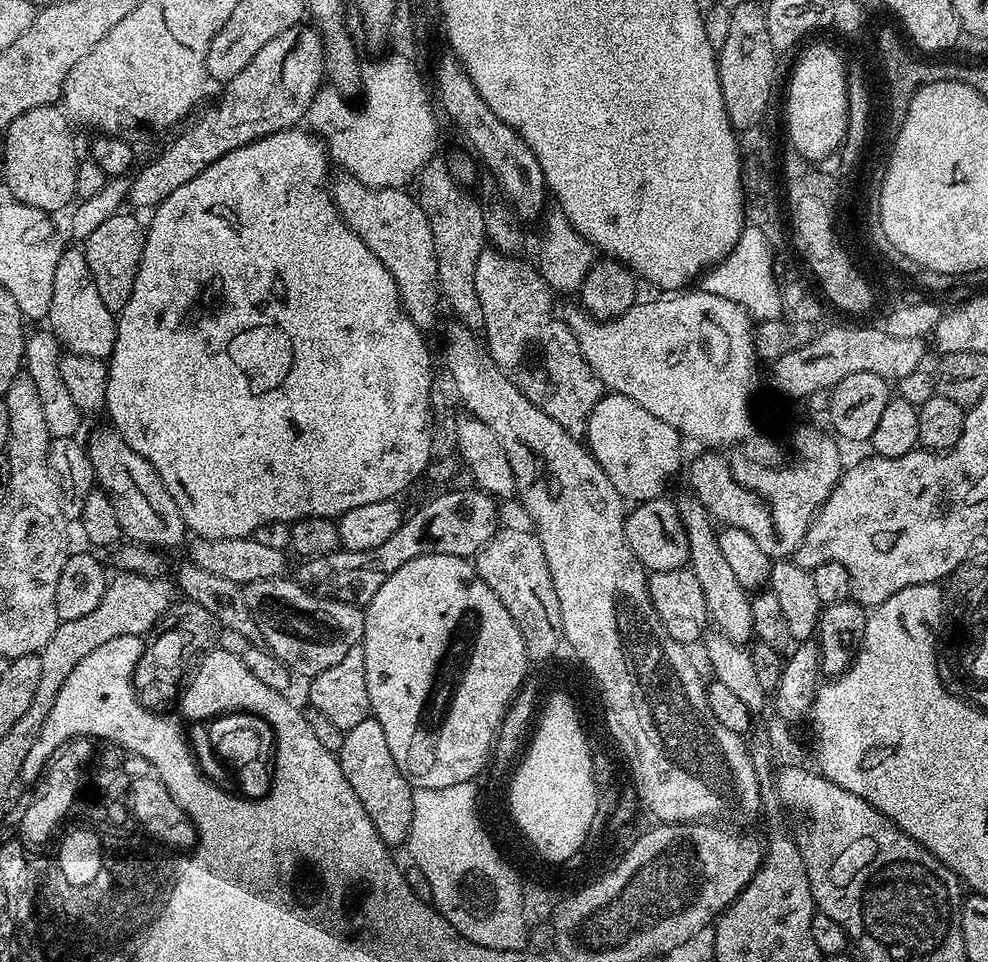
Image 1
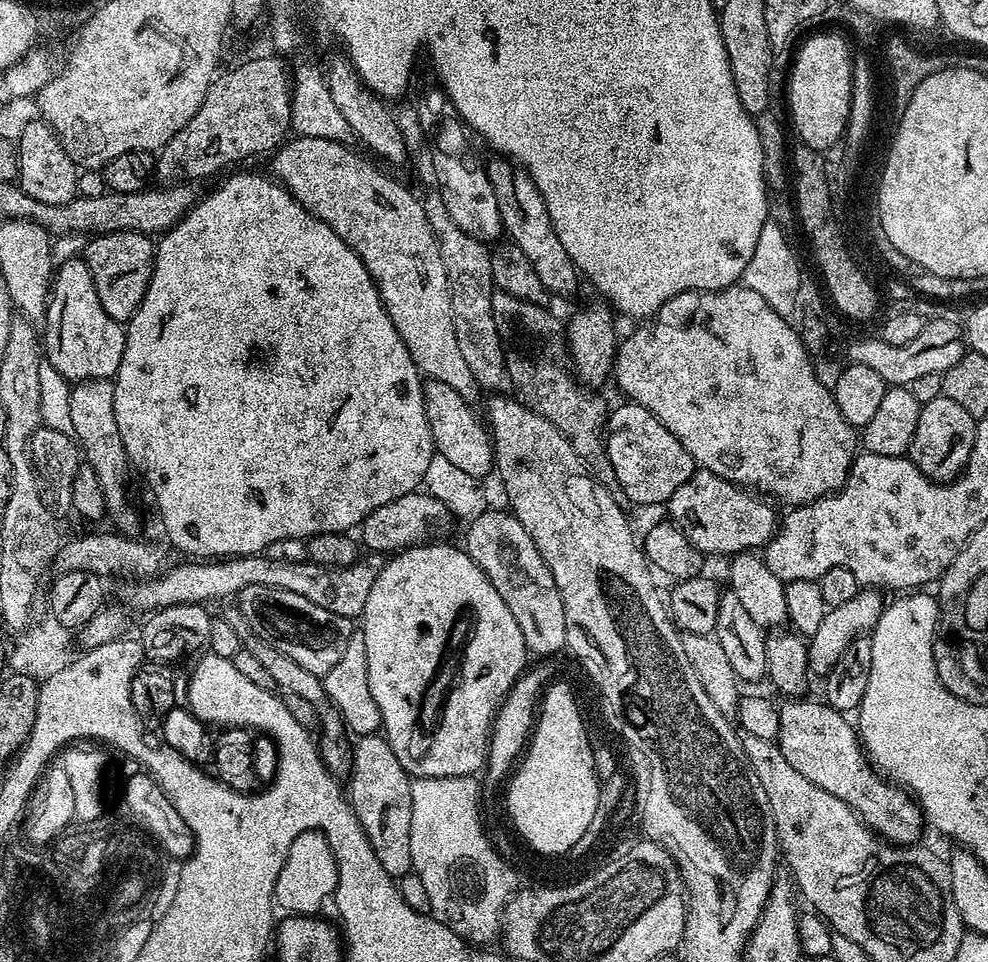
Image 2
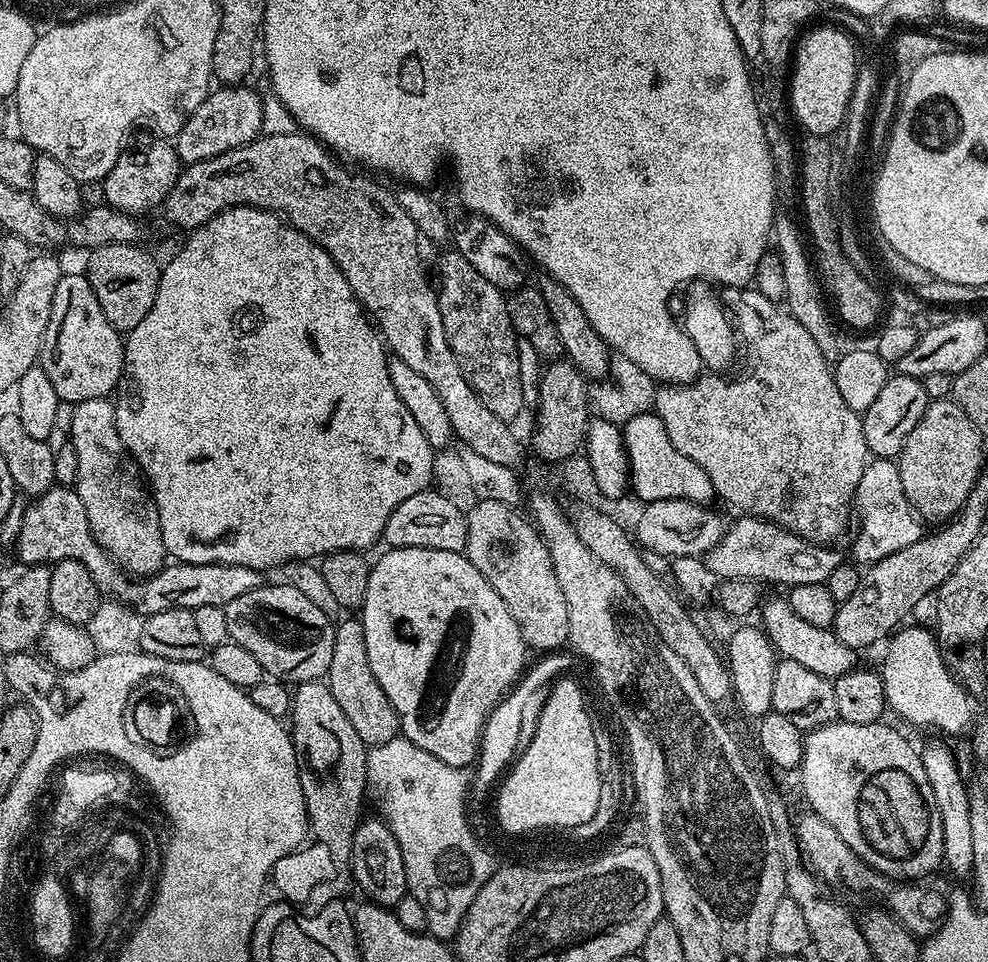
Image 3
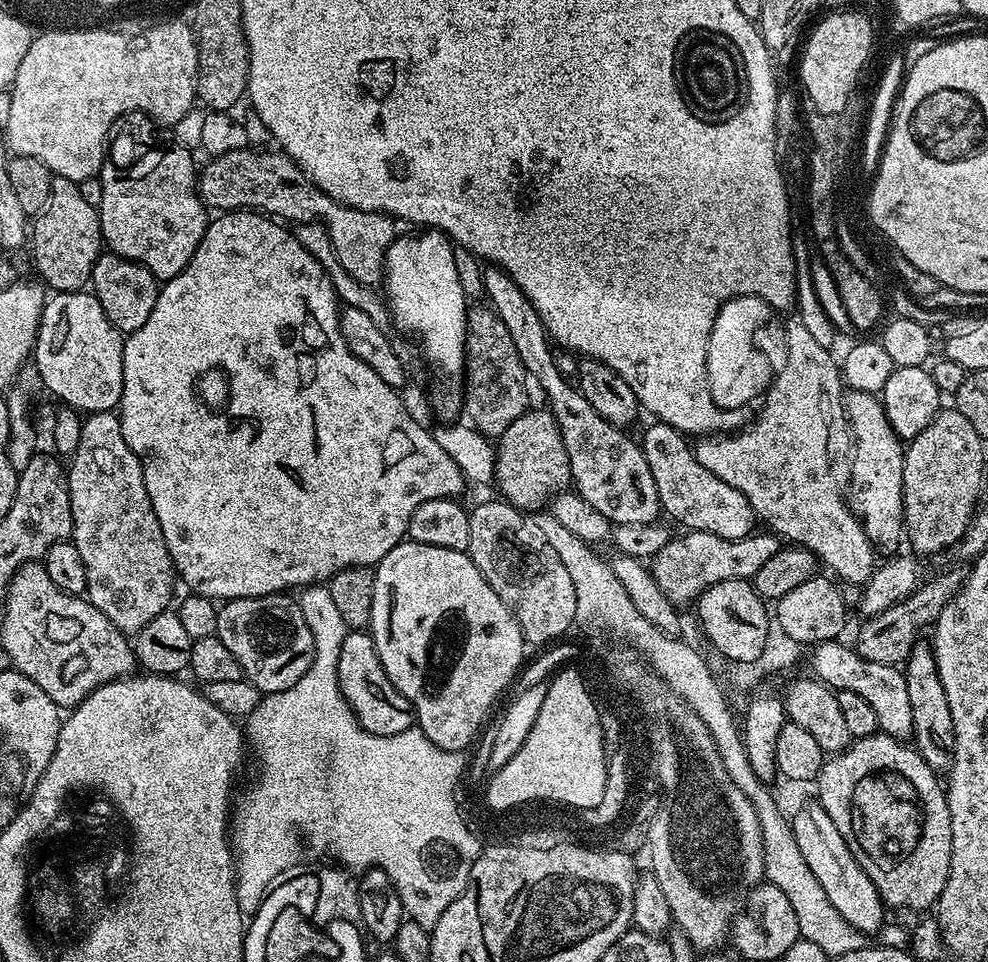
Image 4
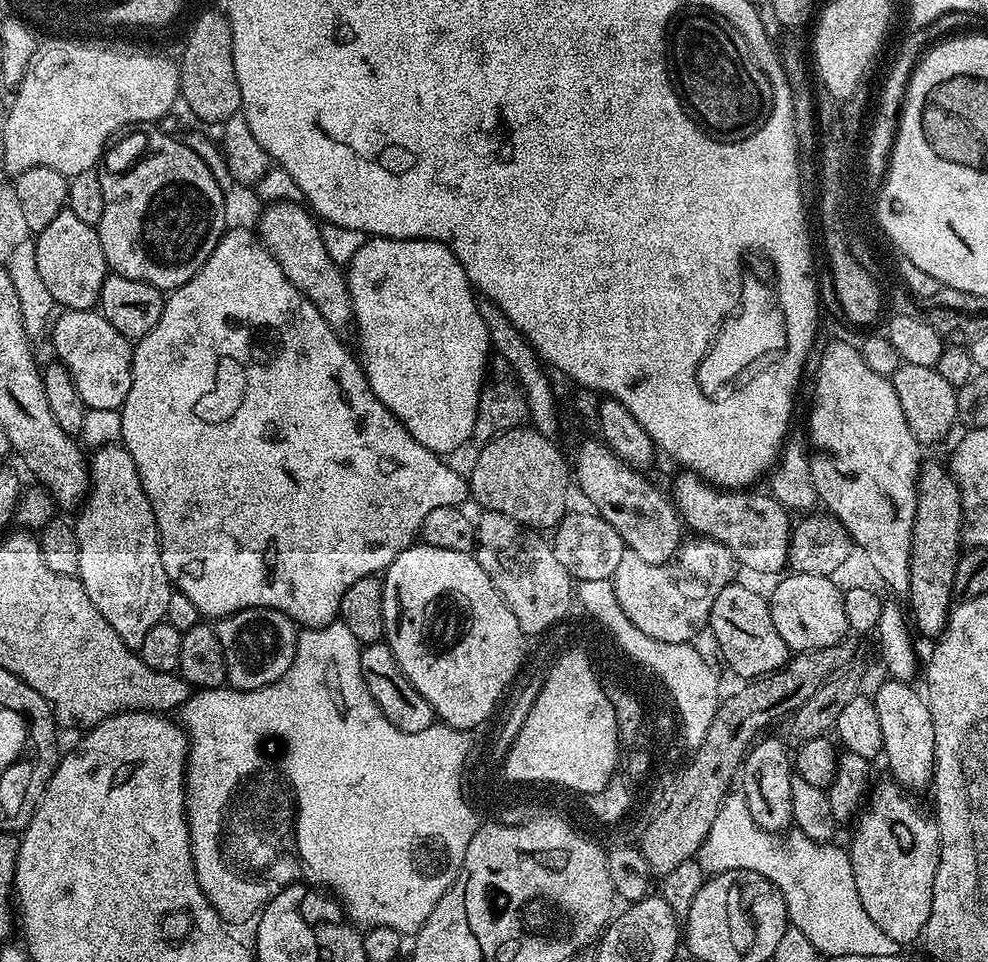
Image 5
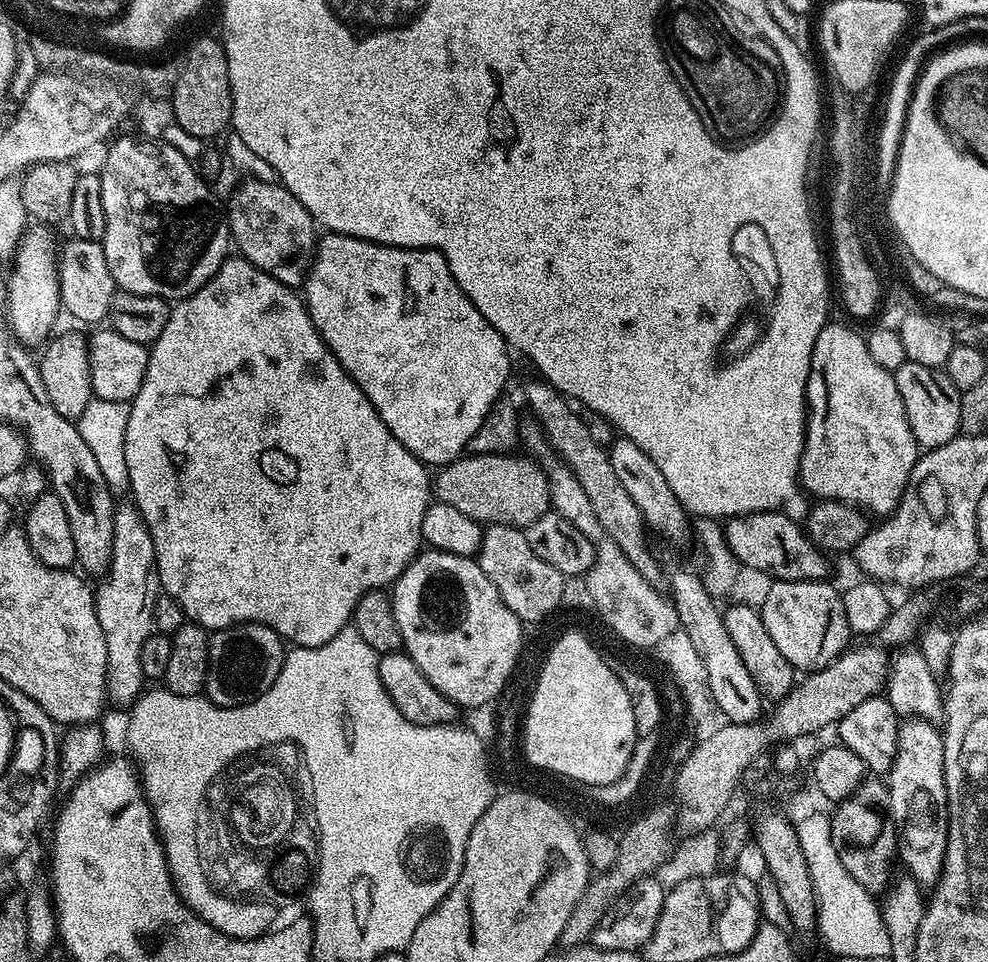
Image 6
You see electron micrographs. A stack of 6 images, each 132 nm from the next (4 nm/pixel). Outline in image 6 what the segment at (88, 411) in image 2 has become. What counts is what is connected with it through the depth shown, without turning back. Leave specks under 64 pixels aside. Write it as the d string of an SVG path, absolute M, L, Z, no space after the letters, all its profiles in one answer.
M121 503L114 514L112 561L108 563L104 580L94 588L98 622L106 634L106 678L108 700L127 709L140 697L146 681L142 674L142 642L154 632L154 602L162 595L160 575L156 569L154 542L150 530L140 517L135 503Z

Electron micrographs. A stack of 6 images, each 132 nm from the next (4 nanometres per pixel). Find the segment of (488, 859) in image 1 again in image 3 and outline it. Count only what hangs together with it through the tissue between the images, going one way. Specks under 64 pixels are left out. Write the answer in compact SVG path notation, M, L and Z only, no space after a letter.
M398 735L390 742L368 748L368 782L380 795L383 819L402 850L408 891L426 909L428 932L438 940L451 941L468 912L468 900L476 896L476 888L480 888L484 876L488 876L488 856L472 844L472 836L468 836L468 828L464 828L464 820L460 820L466 808L464 795L468 784L470 788L469 769L446 766L446 762L434 758L434 754L426 754L426 750Z

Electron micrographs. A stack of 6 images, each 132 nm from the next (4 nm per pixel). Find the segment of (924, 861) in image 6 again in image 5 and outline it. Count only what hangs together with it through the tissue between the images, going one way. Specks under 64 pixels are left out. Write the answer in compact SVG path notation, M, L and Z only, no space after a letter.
M885 679L885 684L871 697L874 710L878 710L878 723L882 725L884 739L883 759L888 759L891 779L905 789L924 788L933 783L936 770L934 758L934 722L927 699L911 687L909 681Z

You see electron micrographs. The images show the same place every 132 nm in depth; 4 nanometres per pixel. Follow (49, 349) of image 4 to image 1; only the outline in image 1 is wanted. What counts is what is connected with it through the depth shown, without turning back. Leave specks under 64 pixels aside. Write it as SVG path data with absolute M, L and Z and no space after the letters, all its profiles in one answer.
M65 247L54 273L53 297L46 317L47 327L56 336L61 349L67 350L73 356L85 356L107 361L114 350L116 321L117 317L110 310L106 310L102 297L98 295L98 286L94 286L94 274L90 274L90 266L86 262L83 251L79 247Z

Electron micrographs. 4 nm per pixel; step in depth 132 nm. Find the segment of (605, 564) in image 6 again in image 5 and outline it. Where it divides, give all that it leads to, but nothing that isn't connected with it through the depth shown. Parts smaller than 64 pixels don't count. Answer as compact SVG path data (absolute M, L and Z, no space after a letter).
M707 538L685 539L676 555L665 564L646 562L638 554L625 550L612 575L618 606L642 630L658 642L686 644L706 627L714 598L737 579L738 565L734 554L718 542Z

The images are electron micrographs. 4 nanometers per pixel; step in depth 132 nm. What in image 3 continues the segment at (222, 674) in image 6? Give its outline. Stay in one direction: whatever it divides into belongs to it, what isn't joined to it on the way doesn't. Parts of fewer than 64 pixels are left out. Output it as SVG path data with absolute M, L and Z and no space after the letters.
M283 582L265 583L263 588L255 588L242 598L234 598L234 602L224 605L226 614L226 626L228 627L228 638L250 650L258 662L262 662L265 673L269 677L287 682L289 685L305 684L311 680L323 681L330 670L330 657L334 655L334 630L336 624L333 617L327 616L306 594L294 590L294 586Z

